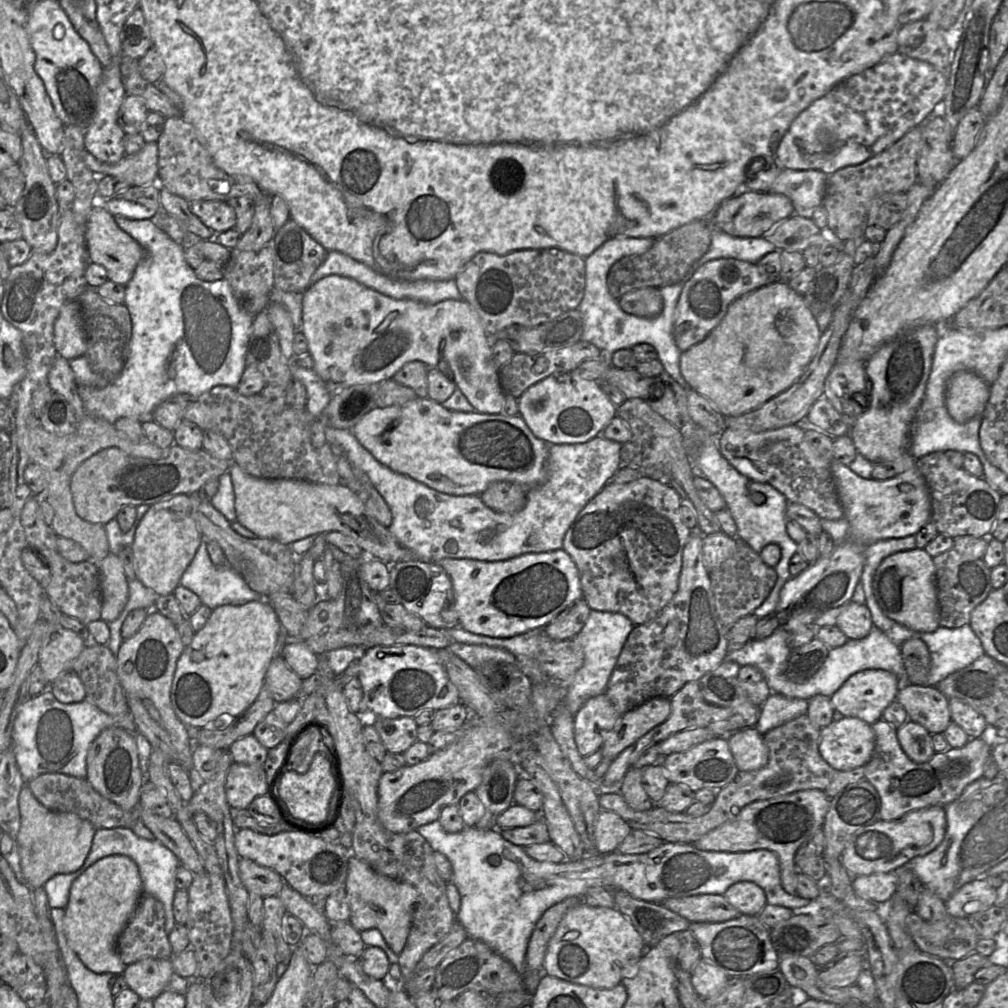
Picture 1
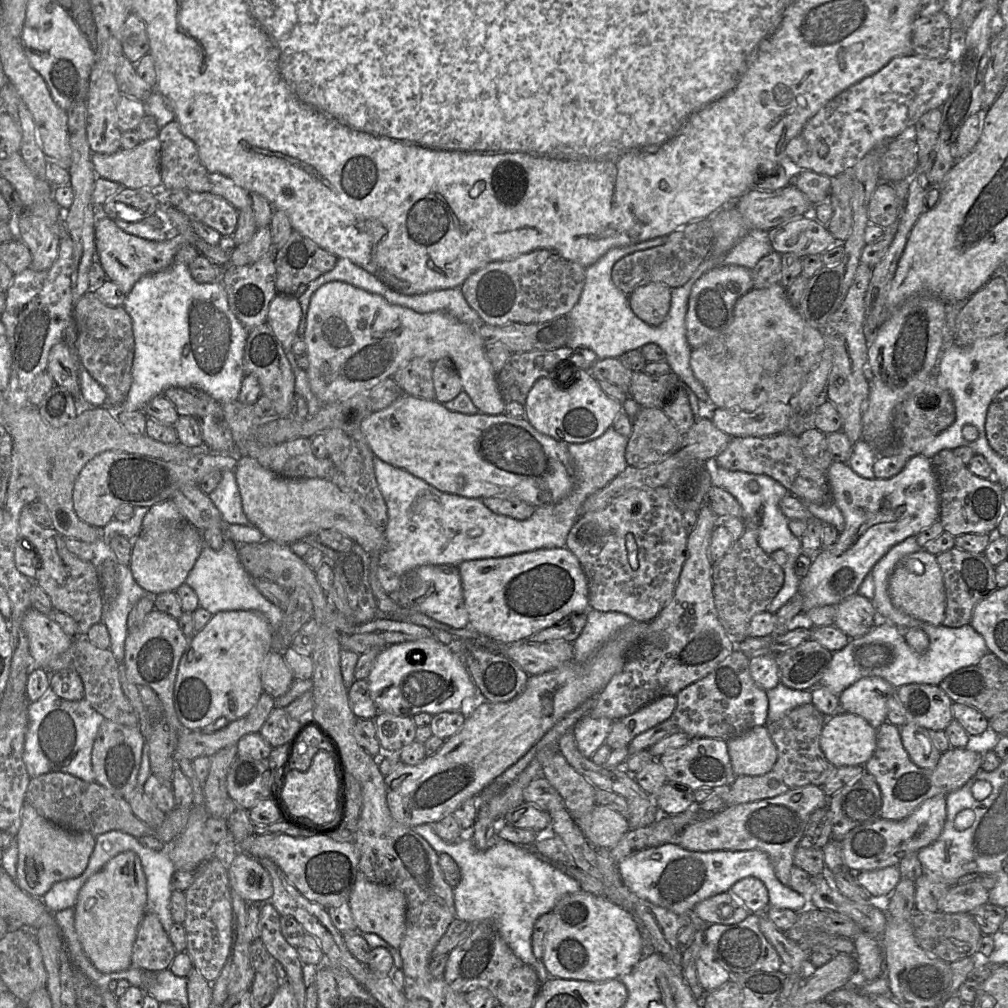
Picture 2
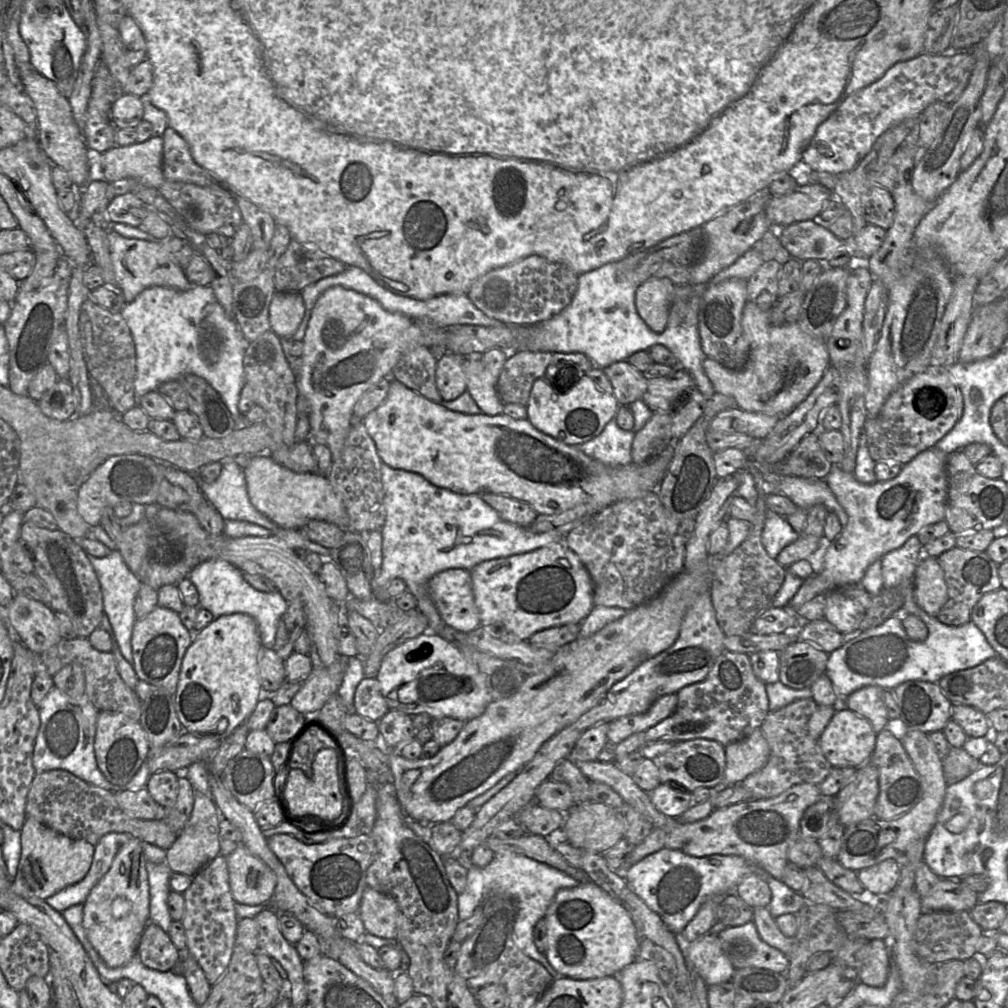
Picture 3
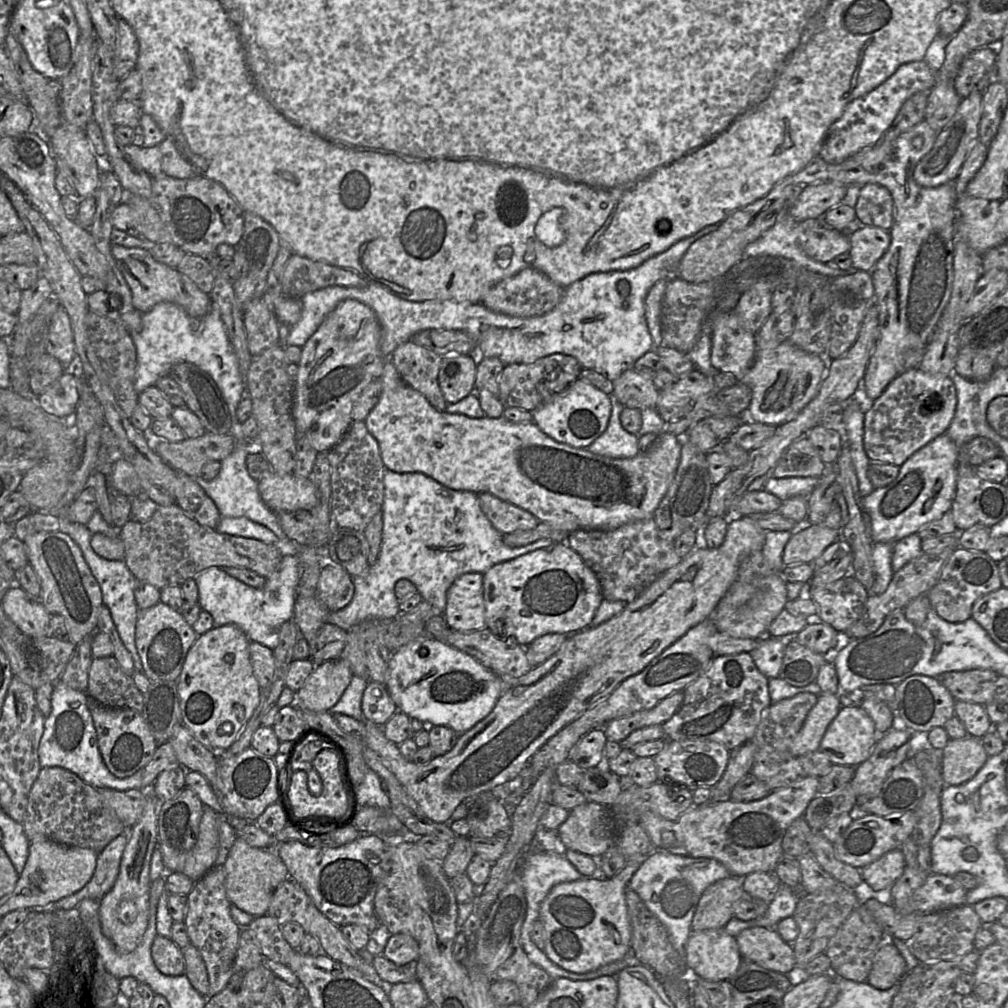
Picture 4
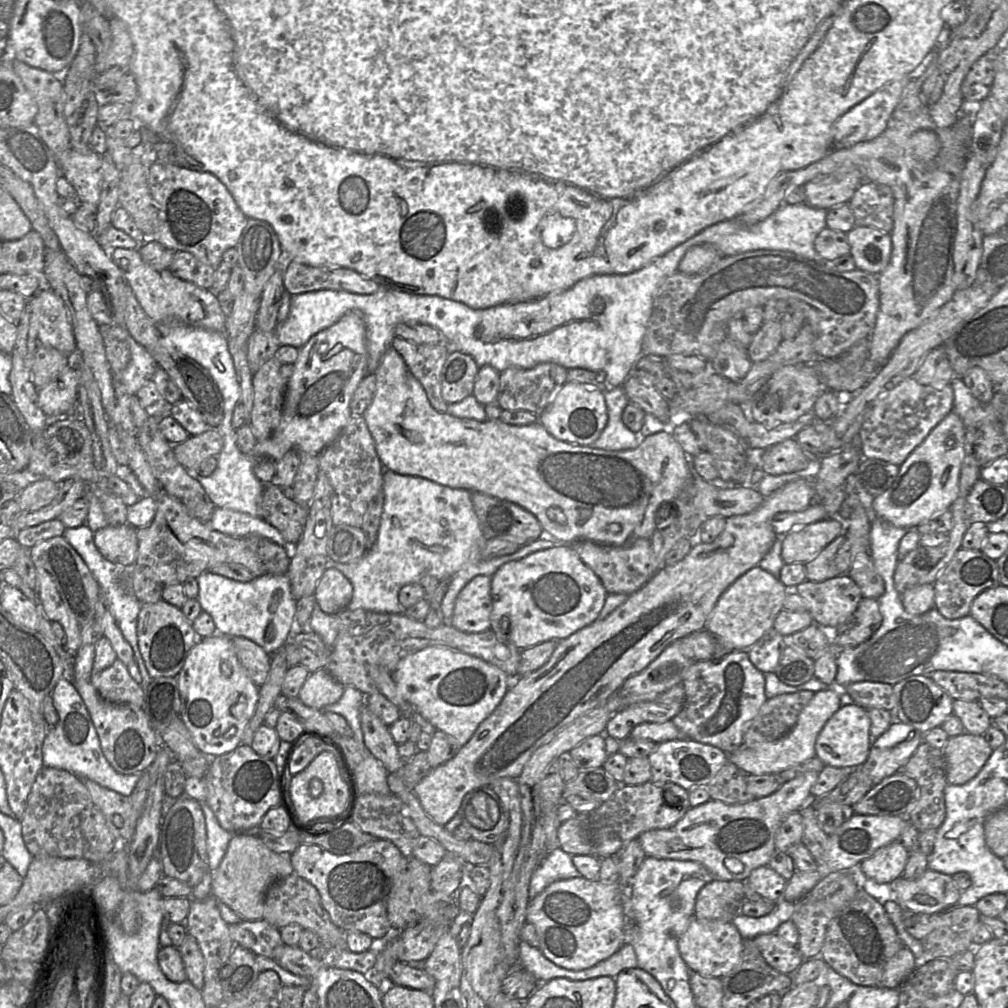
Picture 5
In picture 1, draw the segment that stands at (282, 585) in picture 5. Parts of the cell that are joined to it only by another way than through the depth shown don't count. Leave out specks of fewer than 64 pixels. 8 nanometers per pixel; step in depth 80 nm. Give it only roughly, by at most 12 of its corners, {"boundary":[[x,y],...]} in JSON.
{"boundary":[[202,539],[180,585],[211,610],[264,599]]}

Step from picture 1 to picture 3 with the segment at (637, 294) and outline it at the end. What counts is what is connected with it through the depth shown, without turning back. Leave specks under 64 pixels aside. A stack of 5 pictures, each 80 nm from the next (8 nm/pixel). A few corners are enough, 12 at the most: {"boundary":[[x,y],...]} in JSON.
{"boundary":[[651,277],[635,307],[655,333],[665,330],[676,285]]}

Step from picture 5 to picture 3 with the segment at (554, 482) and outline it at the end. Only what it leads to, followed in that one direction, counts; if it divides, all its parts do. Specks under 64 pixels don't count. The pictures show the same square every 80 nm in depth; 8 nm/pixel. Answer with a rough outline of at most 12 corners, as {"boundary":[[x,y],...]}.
{"boundary":[[394,379],[362,422],[389,467],[538,515],[657,490],[670,444],[608,466],[527,418]]}

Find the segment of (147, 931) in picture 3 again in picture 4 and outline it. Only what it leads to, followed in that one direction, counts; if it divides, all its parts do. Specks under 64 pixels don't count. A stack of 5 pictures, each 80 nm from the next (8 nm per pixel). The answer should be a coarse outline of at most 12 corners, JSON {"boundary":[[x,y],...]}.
{"boundary":[[157,935],[151,957],[162,974],[184,974],[182,949]]}

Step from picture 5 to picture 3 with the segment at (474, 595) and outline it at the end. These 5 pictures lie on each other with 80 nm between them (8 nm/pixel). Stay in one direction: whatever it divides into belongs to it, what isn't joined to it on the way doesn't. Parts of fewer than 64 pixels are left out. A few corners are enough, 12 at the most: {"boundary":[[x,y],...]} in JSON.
{"boundary":[[469,570],[429,580],[428,592],[449,627],[480,626]]}

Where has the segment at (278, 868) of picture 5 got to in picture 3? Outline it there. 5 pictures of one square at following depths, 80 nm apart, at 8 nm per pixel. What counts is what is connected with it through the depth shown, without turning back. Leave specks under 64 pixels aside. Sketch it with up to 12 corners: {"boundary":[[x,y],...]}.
{"boundary":[[242,844],[226,857],[236,904],[270,904],[271,868]]}

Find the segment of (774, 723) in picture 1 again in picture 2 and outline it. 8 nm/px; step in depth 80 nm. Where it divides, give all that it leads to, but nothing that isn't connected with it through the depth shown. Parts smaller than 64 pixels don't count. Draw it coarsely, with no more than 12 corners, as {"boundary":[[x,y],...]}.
{"boundary":[[779,683],[766,691],[768,722],[812,702],[811,690]]}

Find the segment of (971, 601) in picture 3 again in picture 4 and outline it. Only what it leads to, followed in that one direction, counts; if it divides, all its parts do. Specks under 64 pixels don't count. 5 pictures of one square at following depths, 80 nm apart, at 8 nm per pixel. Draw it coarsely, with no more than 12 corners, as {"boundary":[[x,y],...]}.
{"boundary":[[957,547],[928,598],[942,619],[972,617],[1001,587],[985,551]]}

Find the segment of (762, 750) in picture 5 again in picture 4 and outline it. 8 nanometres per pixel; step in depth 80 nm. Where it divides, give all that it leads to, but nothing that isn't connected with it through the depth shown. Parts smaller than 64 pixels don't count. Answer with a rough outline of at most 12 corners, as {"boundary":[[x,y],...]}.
{"boundary":[[820,693],[789,752],[818,750],[841,707],[838,694]]}

